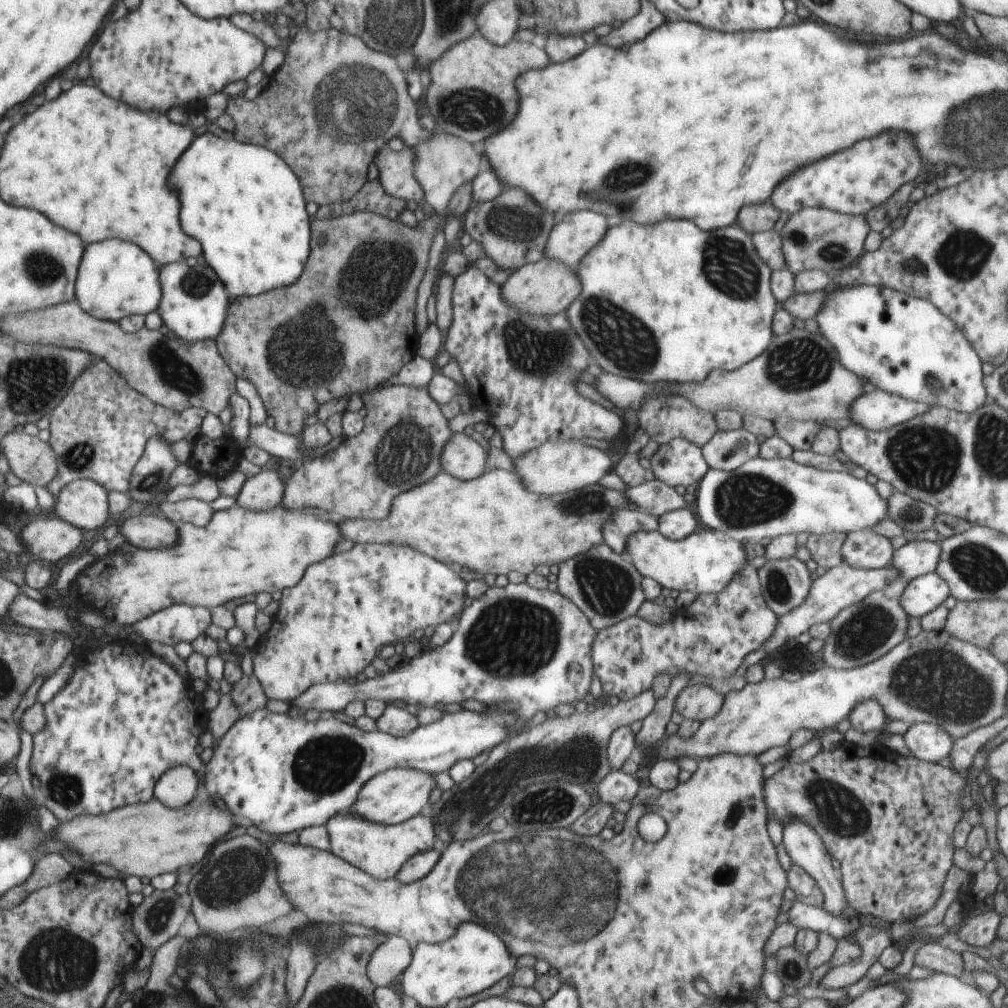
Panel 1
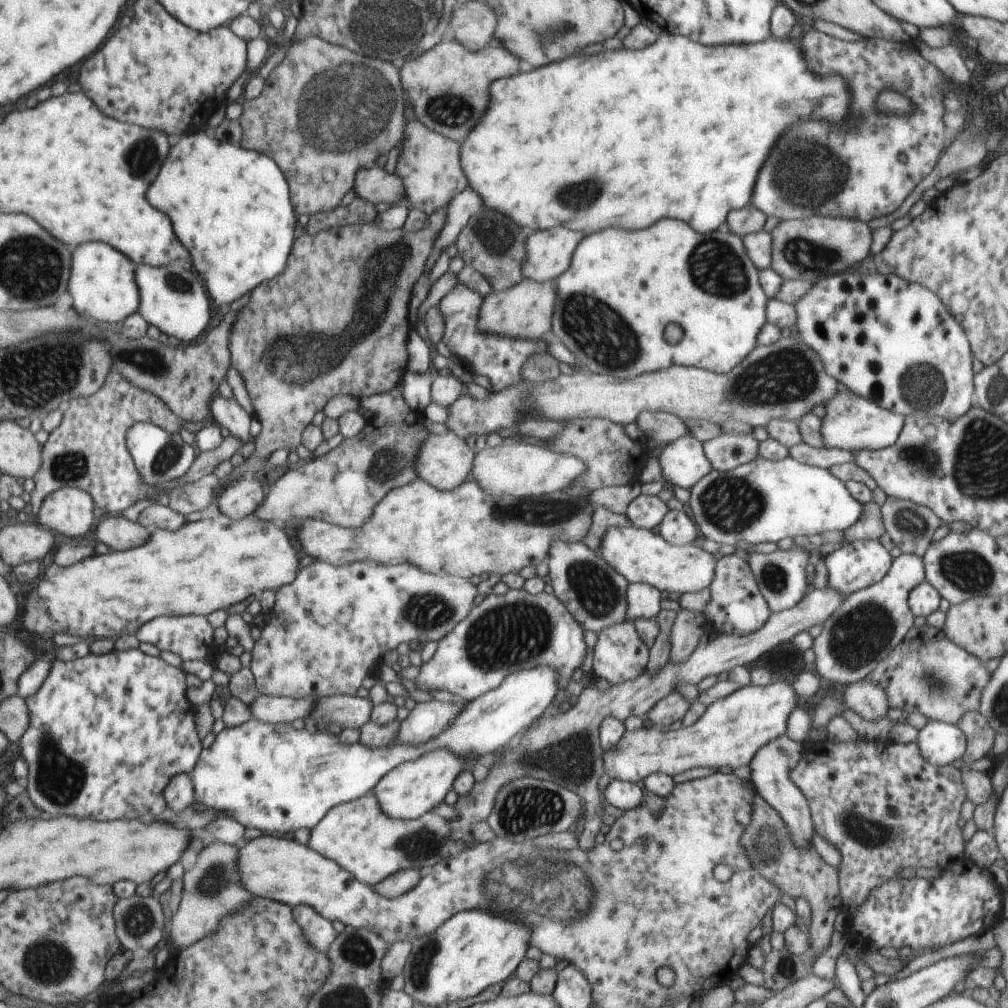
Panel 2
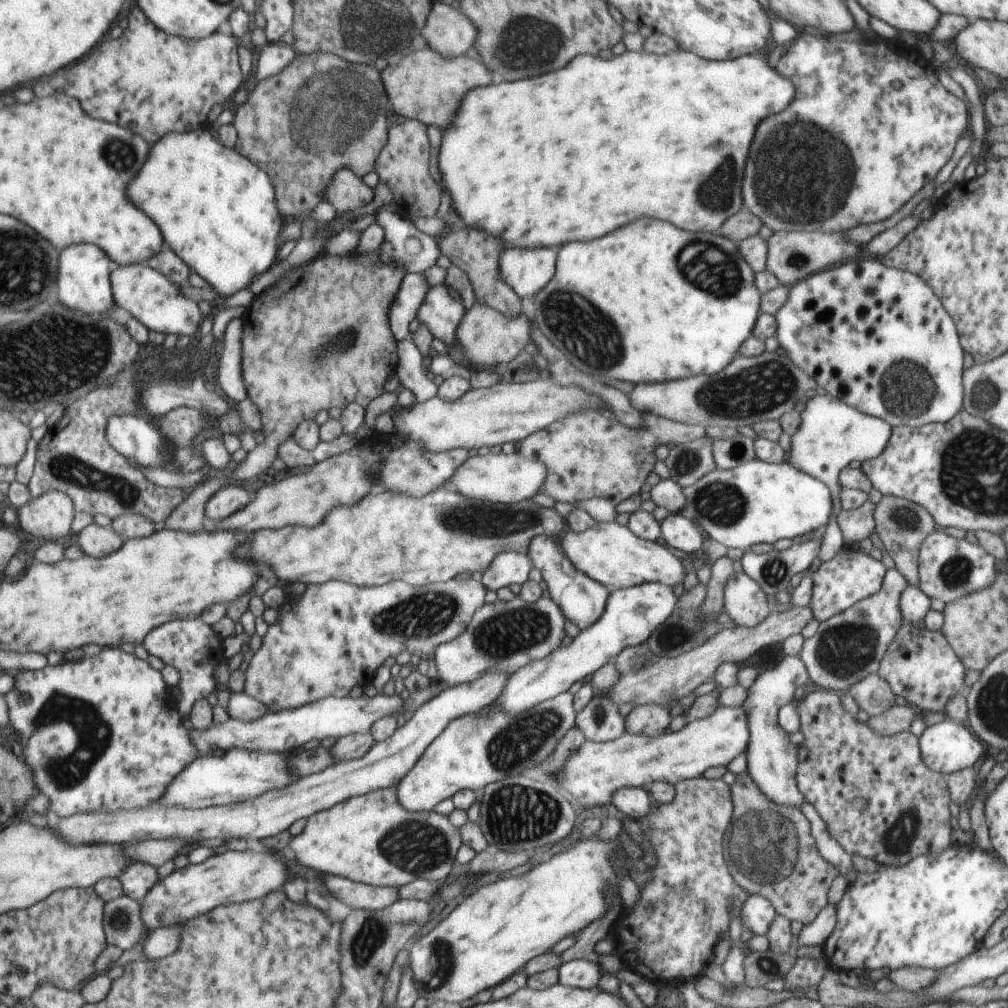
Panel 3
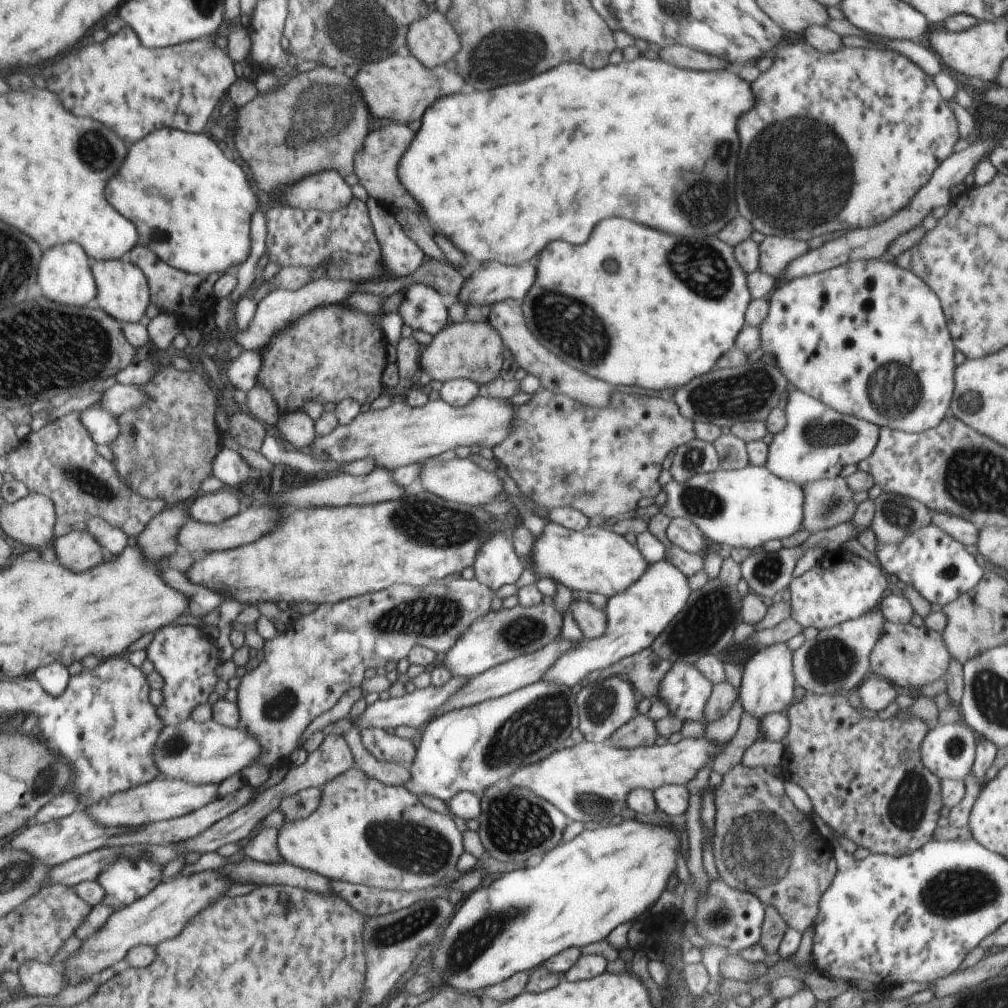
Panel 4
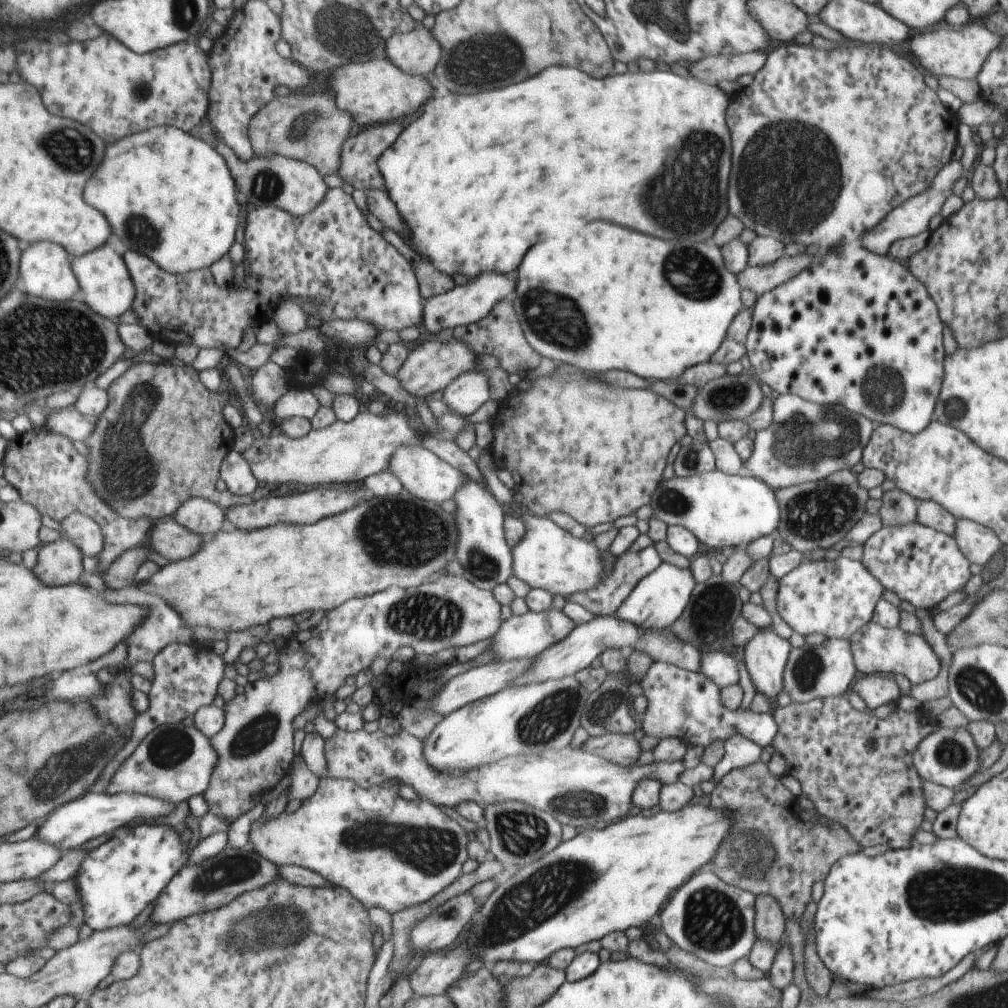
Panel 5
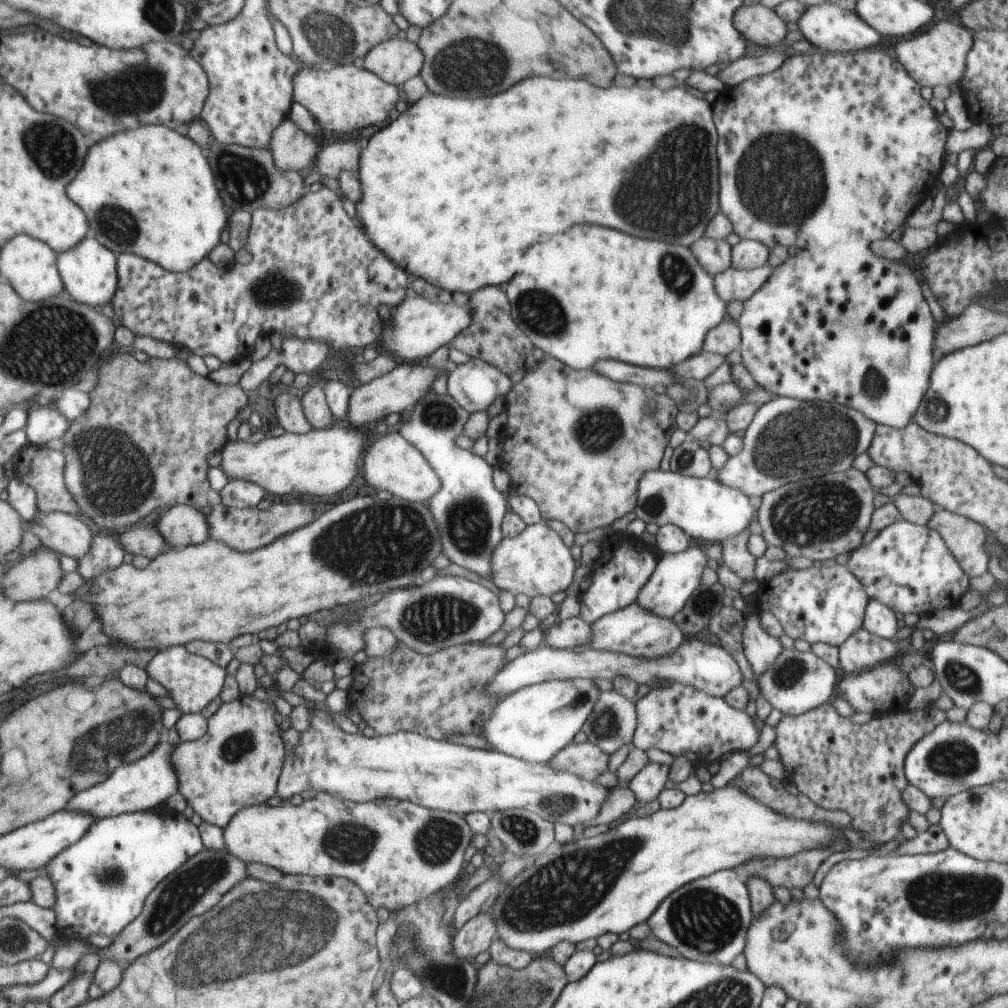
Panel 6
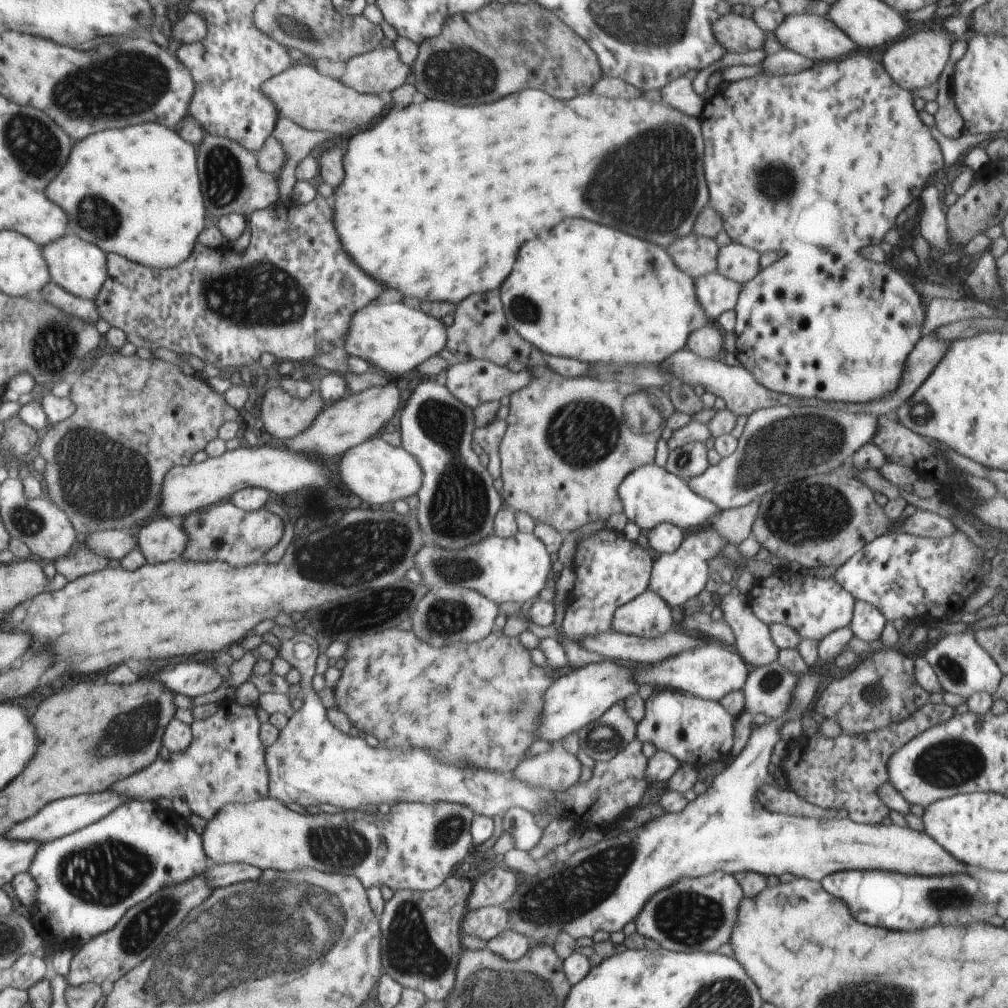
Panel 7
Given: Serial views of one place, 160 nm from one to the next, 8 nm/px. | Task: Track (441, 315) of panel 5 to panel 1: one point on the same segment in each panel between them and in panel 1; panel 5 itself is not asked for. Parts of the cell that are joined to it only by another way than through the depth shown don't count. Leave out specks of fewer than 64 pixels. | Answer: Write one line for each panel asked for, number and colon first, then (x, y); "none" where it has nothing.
1: (571, 237)
2: (549, 252)
3: (526, 271)
4: (492, 282)

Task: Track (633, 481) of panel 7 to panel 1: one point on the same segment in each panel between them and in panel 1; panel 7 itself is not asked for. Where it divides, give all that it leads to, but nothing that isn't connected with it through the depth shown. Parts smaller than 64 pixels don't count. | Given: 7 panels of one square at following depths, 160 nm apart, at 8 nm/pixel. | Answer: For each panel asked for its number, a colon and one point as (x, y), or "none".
1: (763, 498)
2: (761, 501)
3: (756, 502)
4: (744, 508)
5: (721, 509)
6: (703, 508)

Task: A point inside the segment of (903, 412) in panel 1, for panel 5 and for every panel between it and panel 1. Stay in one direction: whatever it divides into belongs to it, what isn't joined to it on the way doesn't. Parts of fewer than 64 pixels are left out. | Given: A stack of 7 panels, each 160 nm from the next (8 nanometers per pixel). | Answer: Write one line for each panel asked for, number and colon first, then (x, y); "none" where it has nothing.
2: (850, 422)
3: (831, 435)
4: (817, 442)
5: (805, 442)

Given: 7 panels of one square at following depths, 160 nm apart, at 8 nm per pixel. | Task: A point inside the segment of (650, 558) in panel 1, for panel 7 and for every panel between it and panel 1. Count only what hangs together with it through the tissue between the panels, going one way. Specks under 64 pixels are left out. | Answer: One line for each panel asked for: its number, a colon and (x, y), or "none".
2: (641, 556)
3: (608, 552)
4: (592, 560)
5: (548, 557)
6: (536, 562)
7: (516, 569)

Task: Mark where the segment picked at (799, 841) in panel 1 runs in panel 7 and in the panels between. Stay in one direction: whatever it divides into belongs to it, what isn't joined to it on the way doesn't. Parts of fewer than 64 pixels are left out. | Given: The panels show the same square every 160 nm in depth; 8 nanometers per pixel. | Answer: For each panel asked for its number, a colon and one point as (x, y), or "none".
2: (771, 766)
3: (771, 758)
4: (767, 686)
5: (766, 654)
6: (761, 650)
7: (753, 641)

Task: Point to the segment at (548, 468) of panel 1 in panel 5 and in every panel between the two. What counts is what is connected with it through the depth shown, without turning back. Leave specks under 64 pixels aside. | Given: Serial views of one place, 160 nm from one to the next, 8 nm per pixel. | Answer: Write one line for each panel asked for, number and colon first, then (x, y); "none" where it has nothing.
2: (521, 469)
3: (502, 478)
4: (460, 480)
5: (426, 476)

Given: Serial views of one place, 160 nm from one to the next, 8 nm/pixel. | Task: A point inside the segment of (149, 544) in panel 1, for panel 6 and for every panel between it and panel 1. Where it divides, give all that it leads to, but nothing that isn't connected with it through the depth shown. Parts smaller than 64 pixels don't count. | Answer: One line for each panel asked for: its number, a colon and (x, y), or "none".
2: (117, 533)
3: (96, 541)
4: (77, 550)
5: (60, 562)
6: (35, 576)

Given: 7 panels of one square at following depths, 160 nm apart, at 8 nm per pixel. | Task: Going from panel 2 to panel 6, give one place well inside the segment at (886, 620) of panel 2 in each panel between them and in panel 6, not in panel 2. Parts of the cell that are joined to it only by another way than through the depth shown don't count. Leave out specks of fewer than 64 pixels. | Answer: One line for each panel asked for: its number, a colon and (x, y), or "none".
3: (846, 648)
4: (834, 661)
5: (826, 670)
6: (797, 682)

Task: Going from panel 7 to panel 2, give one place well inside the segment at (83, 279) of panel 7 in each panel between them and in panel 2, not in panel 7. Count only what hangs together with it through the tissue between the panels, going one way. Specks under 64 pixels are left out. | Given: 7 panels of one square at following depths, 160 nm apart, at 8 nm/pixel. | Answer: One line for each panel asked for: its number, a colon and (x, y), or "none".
2: (171, 298)
3: (149, 296)
4: (123, 292)
5: (107, 286)
6: (89, 270)

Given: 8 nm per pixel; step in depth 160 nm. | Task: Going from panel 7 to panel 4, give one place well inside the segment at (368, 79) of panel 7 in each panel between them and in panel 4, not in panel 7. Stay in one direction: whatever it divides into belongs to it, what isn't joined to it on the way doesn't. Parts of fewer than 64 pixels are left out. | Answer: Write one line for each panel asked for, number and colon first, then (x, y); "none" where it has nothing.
4: (432, 40)
5: (417, 52)
6: (396, 60)

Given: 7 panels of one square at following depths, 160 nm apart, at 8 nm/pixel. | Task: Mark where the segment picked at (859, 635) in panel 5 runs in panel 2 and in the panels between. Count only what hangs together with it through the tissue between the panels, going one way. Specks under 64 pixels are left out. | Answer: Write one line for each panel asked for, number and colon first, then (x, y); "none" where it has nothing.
2: (941, 680)
3: (923, 668)
4: (909, 657)

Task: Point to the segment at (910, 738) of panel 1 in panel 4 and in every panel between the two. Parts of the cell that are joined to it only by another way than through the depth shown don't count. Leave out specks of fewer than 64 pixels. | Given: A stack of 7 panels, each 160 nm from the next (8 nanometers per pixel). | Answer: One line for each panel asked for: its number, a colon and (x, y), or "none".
2: (941, 743)
3: (946, 747)
4: (948, 751)

